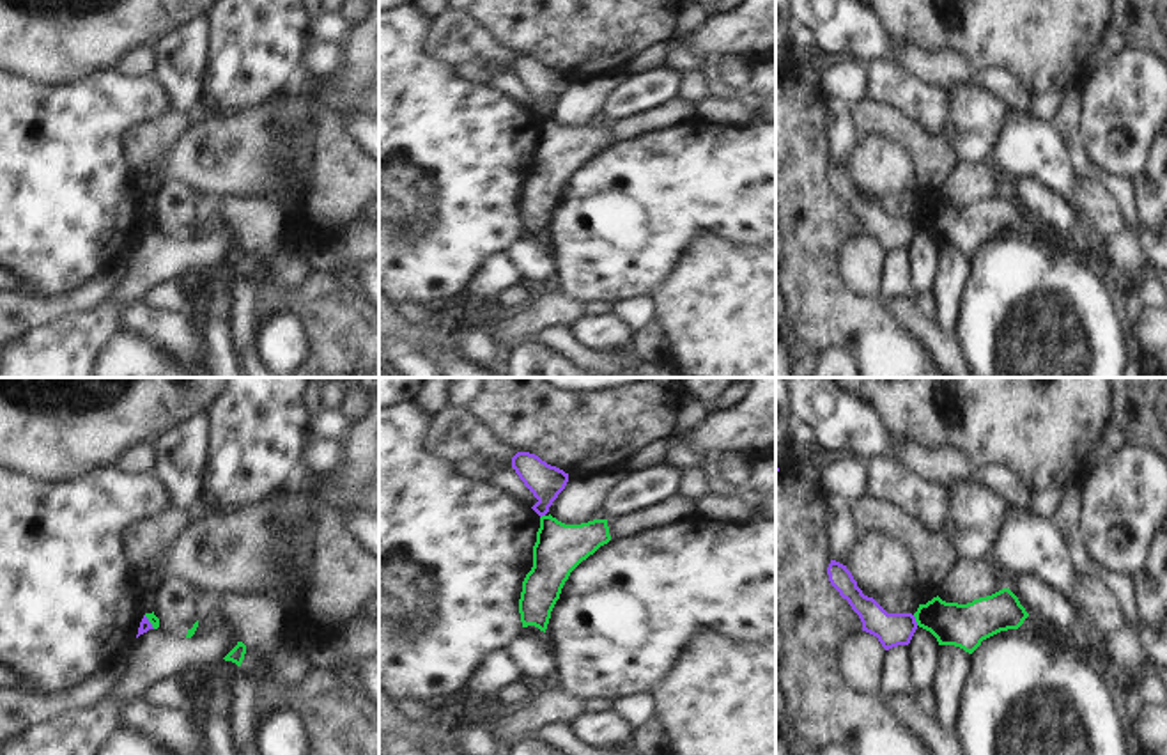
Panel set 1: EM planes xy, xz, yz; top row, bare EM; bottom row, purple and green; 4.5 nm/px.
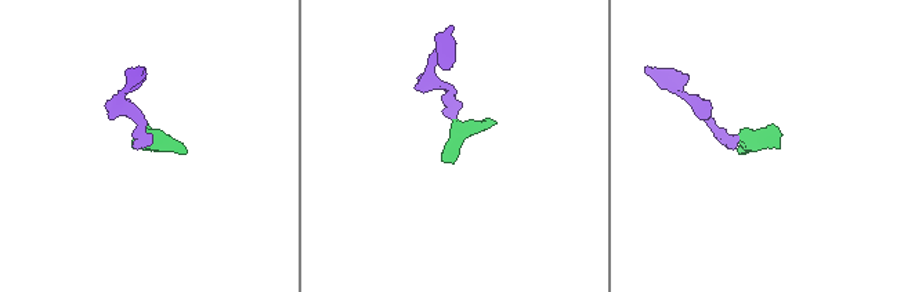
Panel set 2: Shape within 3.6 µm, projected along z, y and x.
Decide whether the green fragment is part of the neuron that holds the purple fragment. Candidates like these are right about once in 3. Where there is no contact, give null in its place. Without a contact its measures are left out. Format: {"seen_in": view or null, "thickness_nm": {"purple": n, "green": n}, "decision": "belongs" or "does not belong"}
{"seen_in": "yz", "thickness_nm": {"purple": 150, "green": 200}, "decision": "does not belong"}

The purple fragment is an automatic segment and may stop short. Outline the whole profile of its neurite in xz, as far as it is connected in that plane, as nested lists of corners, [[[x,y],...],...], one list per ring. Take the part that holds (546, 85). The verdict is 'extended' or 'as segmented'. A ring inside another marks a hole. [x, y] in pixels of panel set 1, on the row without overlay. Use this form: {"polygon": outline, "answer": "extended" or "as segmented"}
{"polygon": [[[517,55],[512,60],[512,71],[524,85],[524,89],[538,103],[531,112],[542,121],[549,115],[549,110],[565,92],[568,76],[547,67],[538,58],[529,55]]], "answer": "as segmented"}

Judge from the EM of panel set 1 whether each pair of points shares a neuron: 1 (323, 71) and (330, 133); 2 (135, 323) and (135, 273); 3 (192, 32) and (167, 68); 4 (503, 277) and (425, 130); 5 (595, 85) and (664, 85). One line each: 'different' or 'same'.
1: different
2: different
3: same
4: different
5: different

